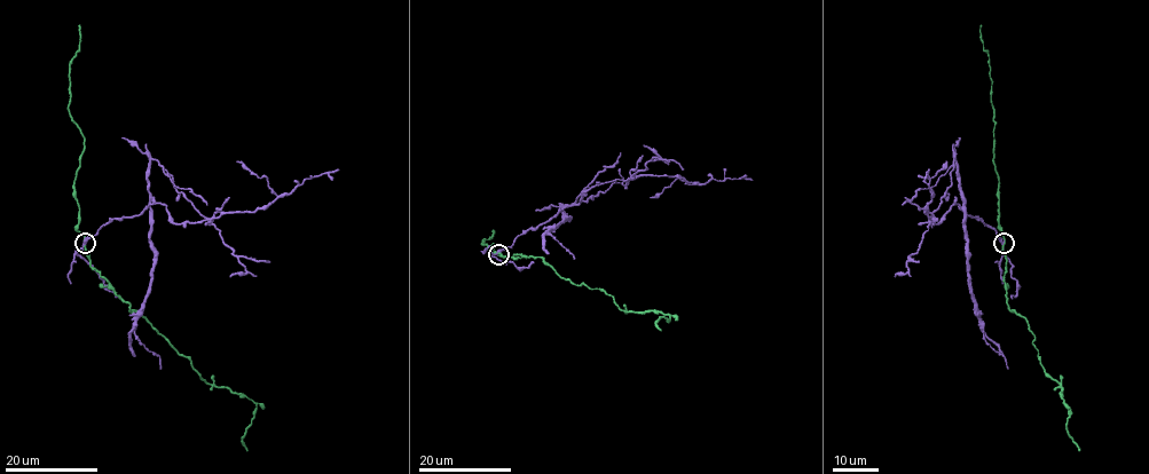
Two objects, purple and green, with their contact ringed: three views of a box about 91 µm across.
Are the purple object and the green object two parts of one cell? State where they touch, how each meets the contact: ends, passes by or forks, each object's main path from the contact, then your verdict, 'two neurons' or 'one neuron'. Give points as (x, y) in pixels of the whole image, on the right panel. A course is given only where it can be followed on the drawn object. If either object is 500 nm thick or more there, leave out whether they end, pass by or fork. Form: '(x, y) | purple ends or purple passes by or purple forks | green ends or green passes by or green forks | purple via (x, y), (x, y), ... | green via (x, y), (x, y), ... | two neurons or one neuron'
(1004, 243) | purple passes by | green passes by | purple via (1004, 243), (955, 203), (939, 223), (931, 222), (951, 184), (954, 160), (974, 314), (1007, 368) | green via (1004, 243), (1006, 303), (1025, 318), (1040, 363), (1062, 388), (1060, 395), (1069, 409), (1067, 429), (1079, 450) | two neurons

